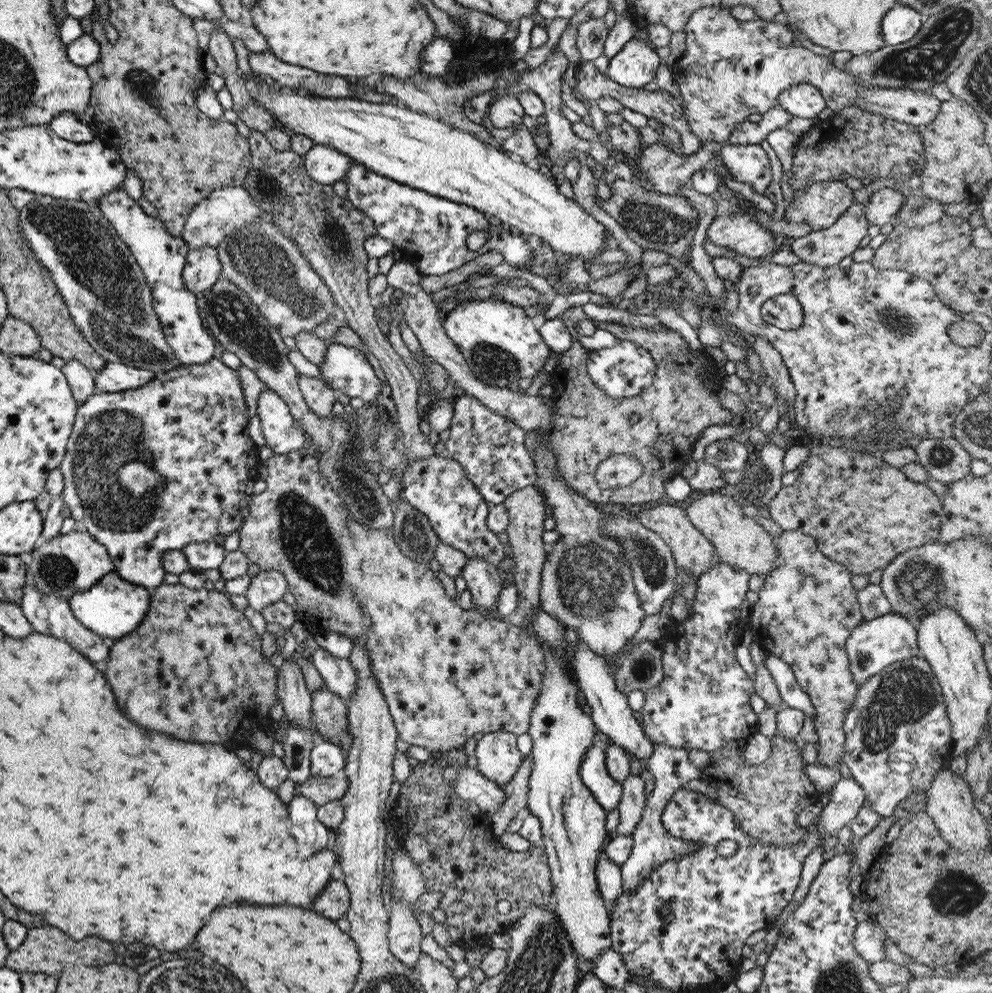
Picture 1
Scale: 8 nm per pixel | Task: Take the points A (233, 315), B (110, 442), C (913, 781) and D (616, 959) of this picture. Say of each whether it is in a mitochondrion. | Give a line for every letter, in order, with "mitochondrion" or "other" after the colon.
A: mitochondrion
B: mitochondrion
C: other
D: other

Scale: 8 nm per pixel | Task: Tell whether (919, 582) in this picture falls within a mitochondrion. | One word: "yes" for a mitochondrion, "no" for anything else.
yes

